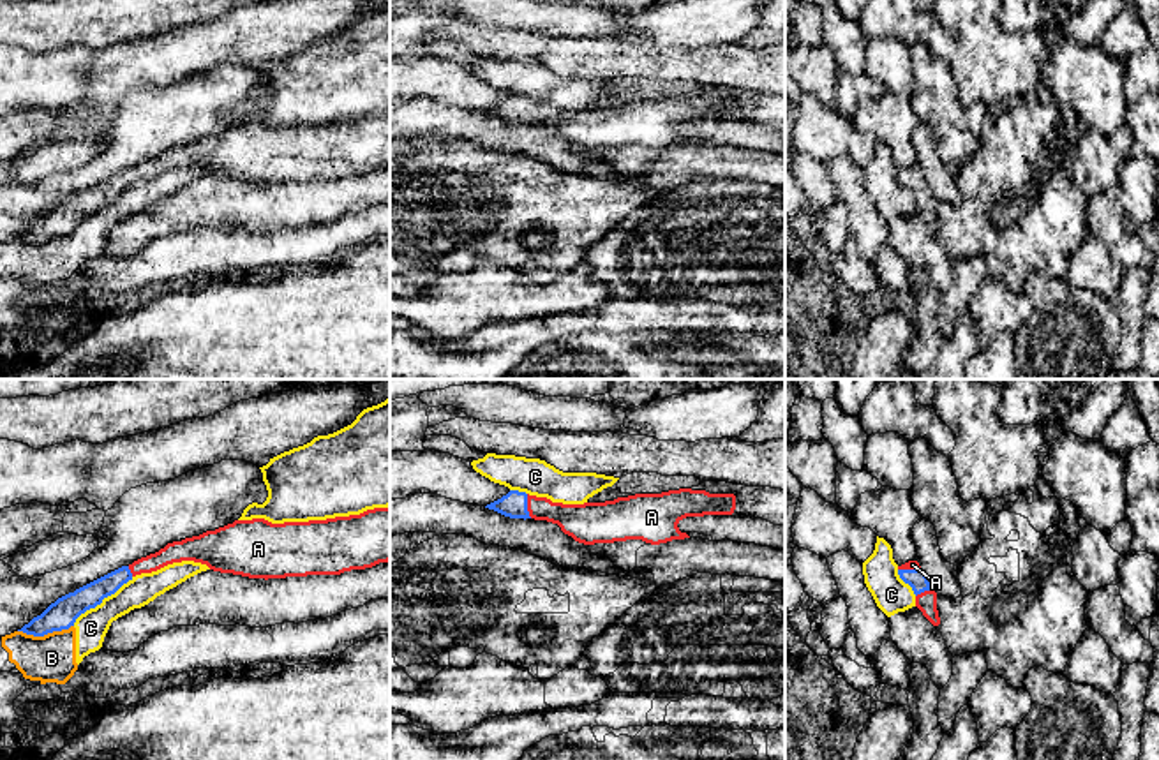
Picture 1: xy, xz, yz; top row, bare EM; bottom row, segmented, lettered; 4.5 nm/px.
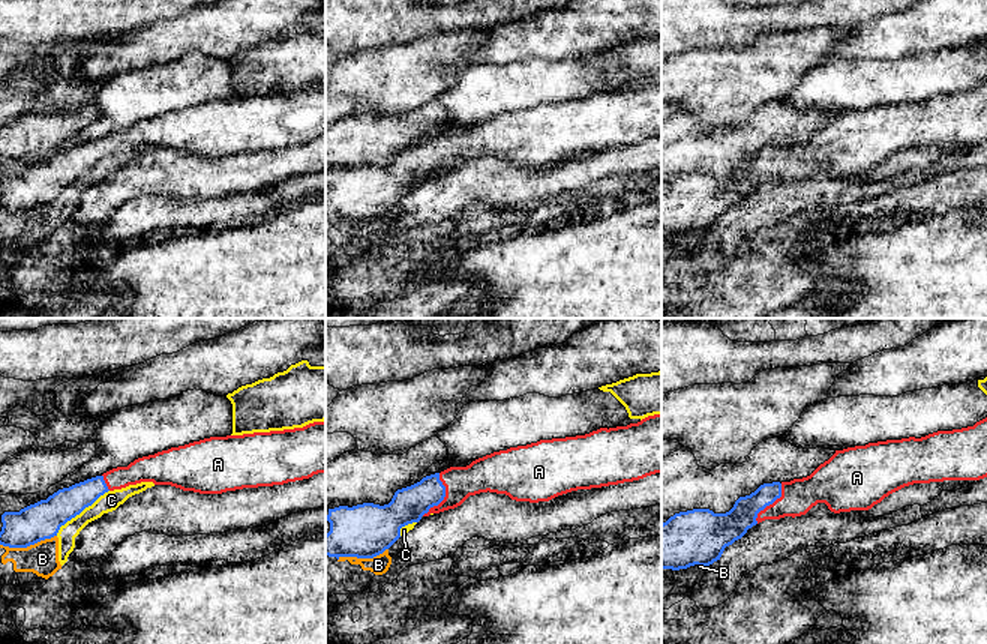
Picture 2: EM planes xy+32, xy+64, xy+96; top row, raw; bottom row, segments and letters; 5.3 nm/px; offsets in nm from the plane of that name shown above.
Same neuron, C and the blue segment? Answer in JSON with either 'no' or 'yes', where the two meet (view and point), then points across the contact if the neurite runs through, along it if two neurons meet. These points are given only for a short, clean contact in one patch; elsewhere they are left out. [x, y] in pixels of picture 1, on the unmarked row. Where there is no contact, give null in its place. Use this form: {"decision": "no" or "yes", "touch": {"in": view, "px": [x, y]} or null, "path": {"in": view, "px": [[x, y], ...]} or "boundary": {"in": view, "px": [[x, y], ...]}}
{"decision": "no", "touch": {"in": "xy", "px": [101, 207]}, "boundary": {"in": "xy", "px": [[133, 182], [99, 208], [87, 214], [73, 230]]}}

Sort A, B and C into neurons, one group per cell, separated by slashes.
A / B C

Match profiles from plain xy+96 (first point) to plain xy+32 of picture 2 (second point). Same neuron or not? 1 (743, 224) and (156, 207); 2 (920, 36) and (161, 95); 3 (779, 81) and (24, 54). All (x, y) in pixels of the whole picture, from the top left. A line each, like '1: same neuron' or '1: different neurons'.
1: different neurons
2: different neurons
3: different neurons

